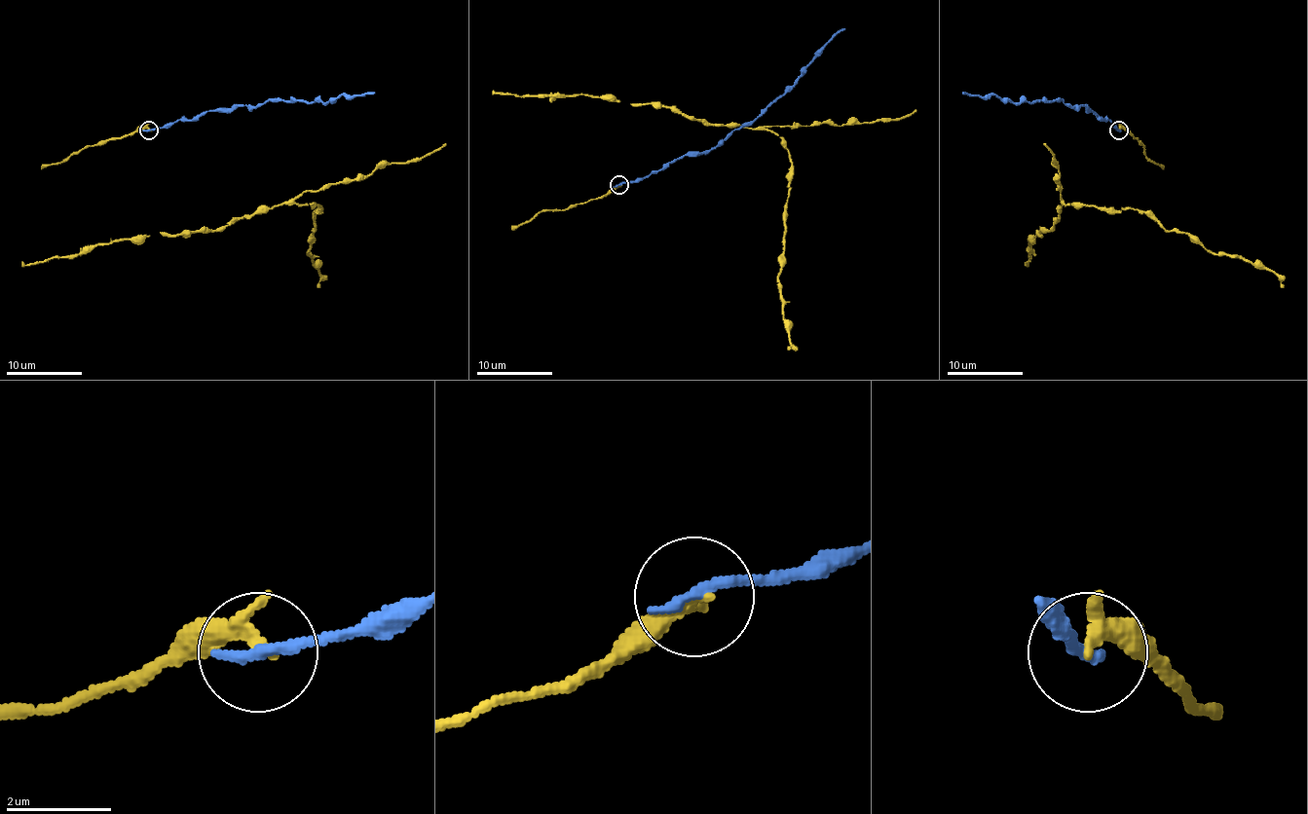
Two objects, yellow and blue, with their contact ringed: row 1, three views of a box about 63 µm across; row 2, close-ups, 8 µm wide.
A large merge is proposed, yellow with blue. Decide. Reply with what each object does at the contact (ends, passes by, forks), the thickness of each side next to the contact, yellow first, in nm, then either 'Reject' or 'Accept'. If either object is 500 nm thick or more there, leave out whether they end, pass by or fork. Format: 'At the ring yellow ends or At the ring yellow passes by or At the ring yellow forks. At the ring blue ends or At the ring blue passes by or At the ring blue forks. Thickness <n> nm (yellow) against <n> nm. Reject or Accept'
At the ring yellow passes by. At the ring blue ends. Thickness 200 nm (yellow) against 280 nm. Accept

